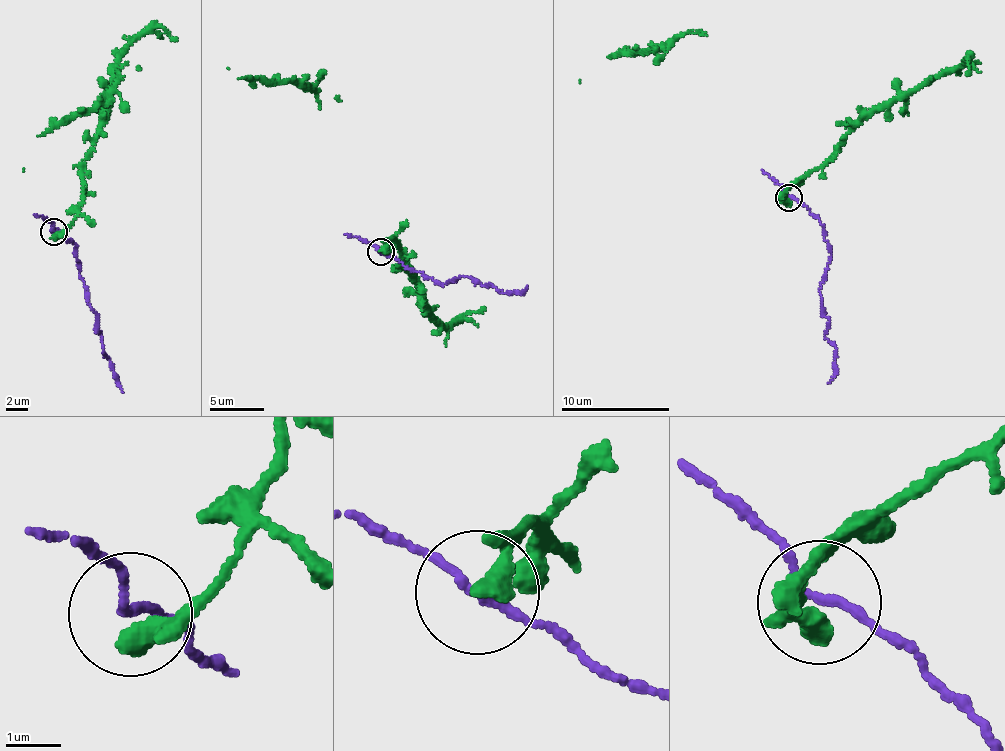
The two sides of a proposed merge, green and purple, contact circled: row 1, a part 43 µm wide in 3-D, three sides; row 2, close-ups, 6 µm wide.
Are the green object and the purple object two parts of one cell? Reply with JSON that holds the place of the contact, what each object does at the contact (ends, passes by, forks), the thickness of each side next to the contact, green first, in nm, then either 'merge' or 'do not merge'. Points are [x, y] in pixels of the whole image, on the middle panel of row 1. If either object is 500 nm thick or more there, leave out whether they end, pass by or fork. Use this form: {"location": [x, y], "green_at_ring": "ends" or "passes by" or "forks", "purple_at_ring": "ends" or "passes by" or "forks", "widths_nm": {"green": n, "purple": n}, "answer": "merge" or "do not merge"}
{"location": [381, 251], "green_at_ring": "passes by", "purple_at_ring": "passes by", "widths_nm": {"green": 300, "purple": 140}, "answer": "merge"}

